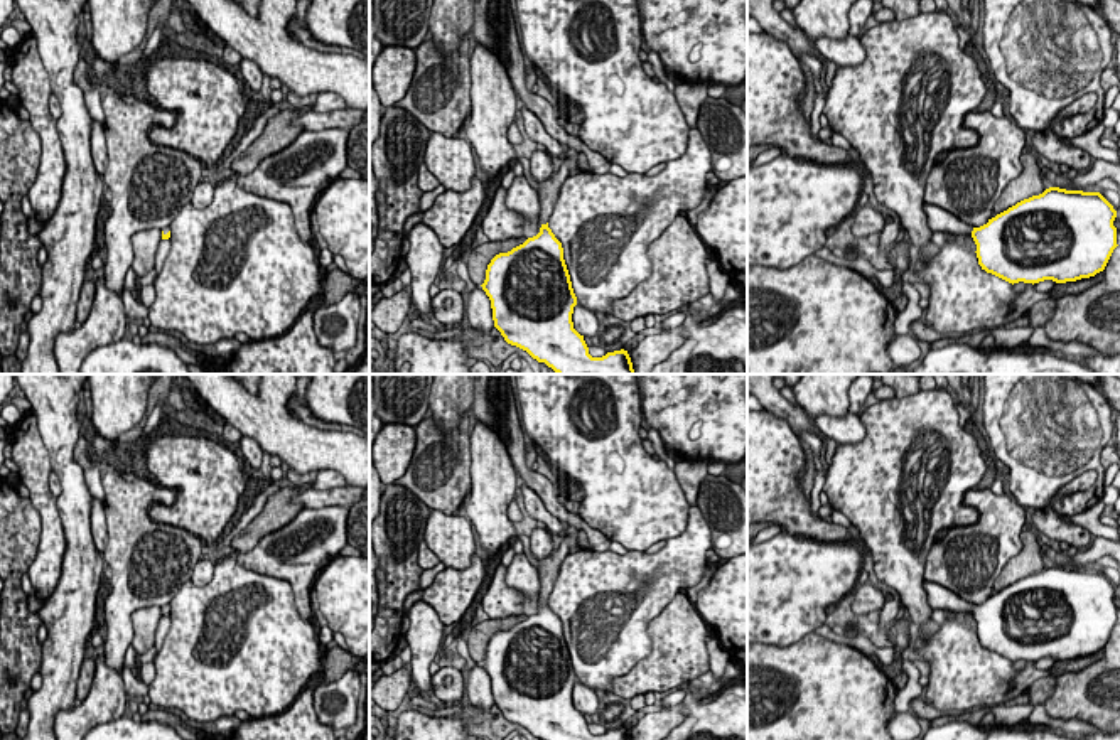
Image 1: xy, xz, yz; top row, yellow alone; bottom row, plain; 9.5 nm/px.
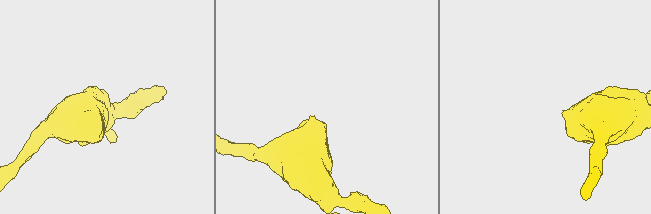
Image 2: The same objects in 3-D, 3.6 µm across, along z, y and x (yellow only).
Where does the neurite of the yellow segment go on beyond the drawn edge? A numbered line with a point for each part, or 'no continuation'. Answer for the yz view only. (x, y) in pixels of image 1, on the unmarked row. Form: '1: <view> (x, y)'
1: yz (938, 597)

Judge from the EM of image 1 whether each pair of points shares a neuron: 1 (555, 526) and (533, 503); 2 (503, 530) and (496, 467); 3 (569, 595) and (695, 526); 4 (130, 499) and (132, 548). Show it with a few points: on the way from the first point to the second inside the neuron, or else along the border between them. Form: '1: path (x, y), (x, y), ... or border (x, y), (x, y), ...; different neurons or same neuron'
1: path (550, 521), (537, 508); same neuron
2: path (496, 514), (496, 482); same neuron
3: path (603, 589), (631, 568), (668, 560); same neuron
4: path (130, 511), (132, 536); same neuron

